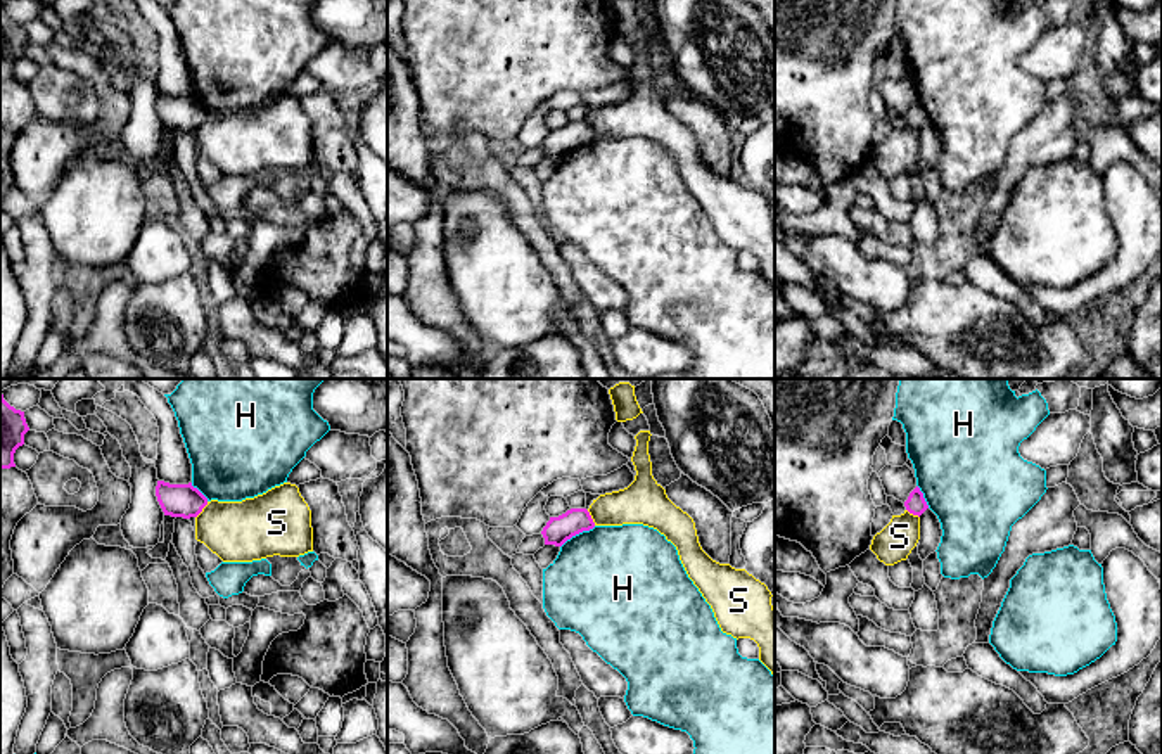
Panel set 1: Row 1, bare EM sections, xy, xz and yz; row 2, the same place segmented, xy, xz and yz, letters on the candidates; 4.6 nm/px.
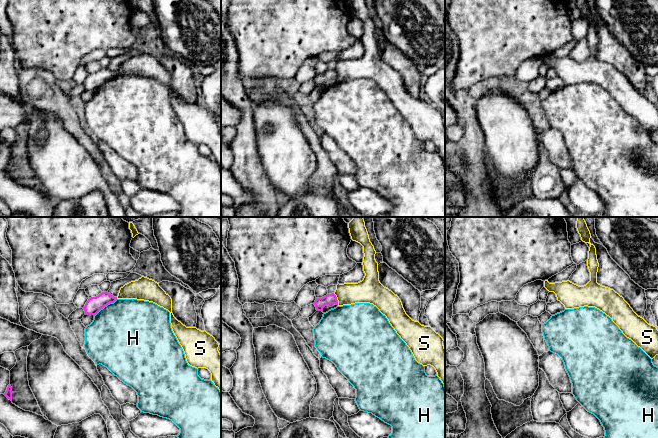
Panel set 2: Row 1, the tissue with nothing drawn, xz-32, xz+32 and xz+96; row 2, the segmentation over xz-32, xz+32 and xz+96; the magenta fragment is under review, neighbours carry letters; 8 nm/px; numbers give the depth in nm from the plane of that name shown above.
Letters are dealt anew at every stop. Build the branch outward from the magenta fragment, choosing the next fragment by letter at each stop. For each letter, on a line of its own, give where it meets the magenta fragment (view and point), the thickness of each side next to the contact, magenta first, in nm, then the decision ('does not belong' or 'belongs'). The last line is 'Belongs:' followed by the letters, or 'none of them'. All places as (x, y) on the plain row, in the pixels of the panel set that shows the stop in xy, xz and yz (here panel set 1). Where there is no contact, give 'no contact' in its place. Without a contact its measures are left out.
H: meets magenta in xz at (578, 146); 120 nm thick on the magenta side, 480 nm on the other; does not belong
S: meets magenta in xy at (201, 123); 160 nm thick on the magenta side, 280 nm on the other; does not belong
Belongs: none of them

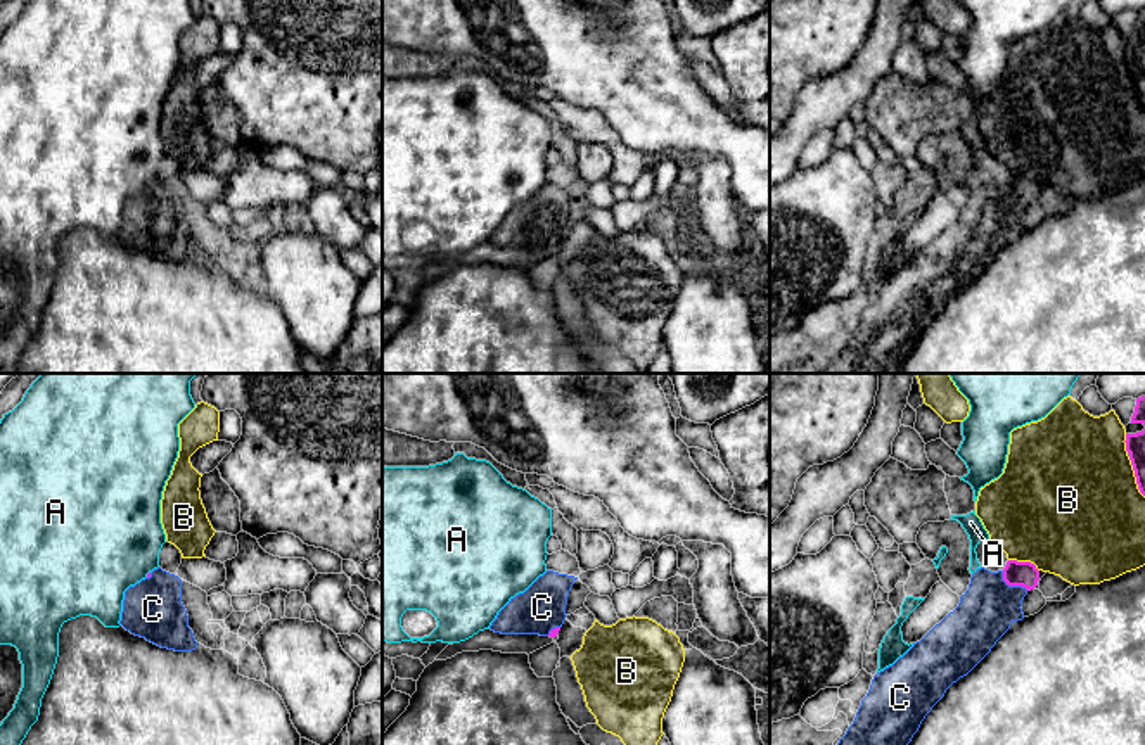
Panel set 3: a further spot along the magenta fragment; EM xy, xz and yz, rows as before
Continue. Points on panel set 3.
A: meets magenta in xy at (147, 187); 20 nm thick on the magenta side, 500 nm on the other; does not belong
B: meets magenta in yz at (1024, 175); 120 nm thick on the magenta side, 480 nm on the other; does not belong
C: meets magenta in yz at (1012, 197); 120 nm thick on the magenta side, 260 nm on the other; belongs
Belongs: C

